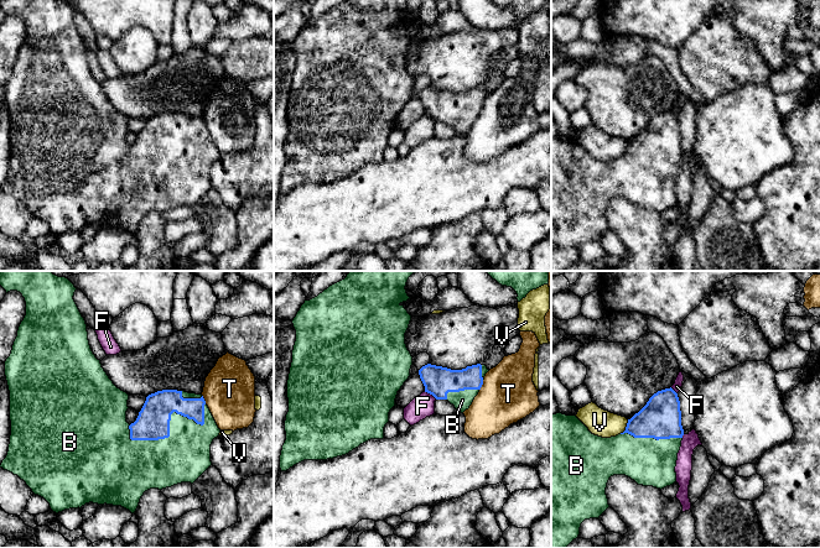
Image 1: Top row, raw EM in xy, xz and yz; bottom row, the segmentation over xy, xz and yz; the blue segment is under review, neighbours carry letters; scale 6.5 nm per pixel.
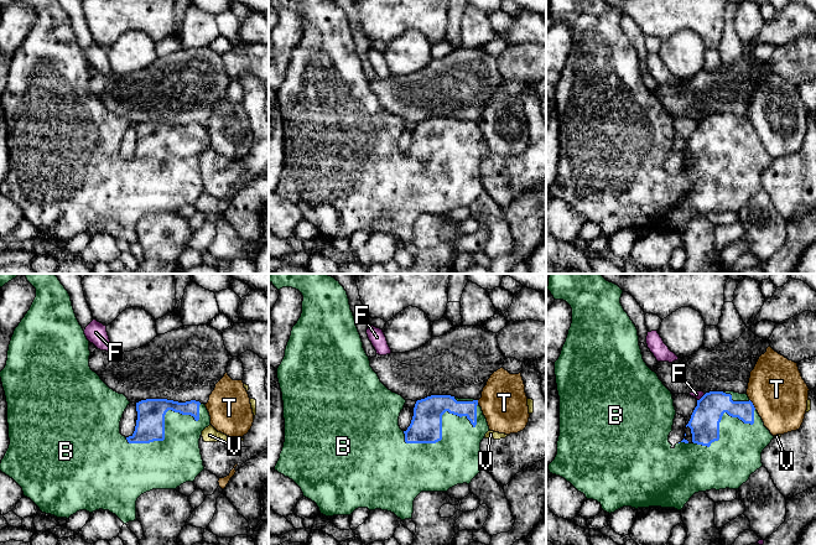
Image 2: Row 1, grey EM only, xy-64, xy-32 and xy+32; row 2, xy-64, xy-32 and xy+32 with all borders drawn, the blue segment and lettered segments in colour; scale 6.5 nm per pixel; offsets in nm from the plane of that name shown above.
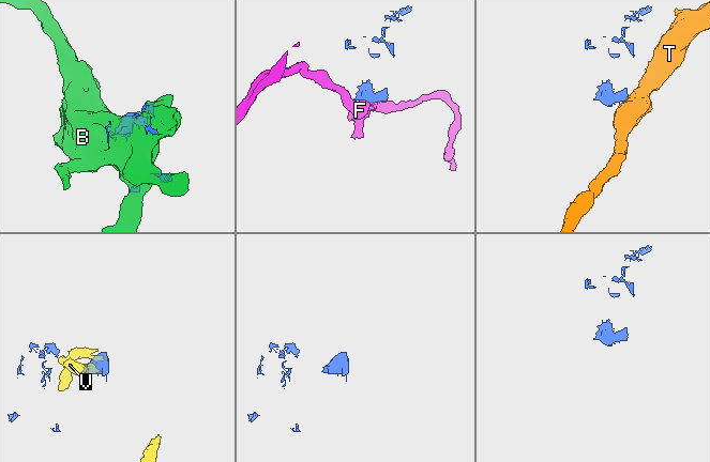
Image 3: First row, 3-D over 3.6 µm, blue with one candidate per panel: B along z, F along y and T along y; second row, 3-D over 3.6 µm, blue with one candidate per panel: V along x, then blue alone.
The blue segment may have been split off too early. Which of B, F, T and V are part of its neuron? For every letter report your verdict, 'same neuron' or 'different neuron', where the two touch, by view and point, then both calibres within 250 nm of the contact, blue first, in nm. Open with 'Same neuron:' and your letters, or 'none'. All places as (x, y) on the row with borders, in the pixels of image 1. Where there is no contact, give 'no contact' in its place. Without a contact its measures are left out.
Same neuron: B
B: same neuron | xy (170, 419) | 220/320 nm
F: different neuron | xz (430, 393) | 190/150 nm
T: different neuron | xz (482, 384) | 170/360 nm
V: different neuron | yz (626, 427) | 280/170 nm

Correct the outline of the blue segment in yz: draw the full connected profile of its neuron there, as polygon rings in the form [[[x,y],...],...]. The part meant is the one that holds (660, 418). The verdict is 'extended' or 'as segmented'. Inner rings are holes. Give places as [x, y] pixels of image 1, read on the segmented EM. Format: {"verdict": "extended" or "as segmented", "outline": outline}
{"verdict": "extended", "outline": [[[670,387],[654,393],[647,405],[628,419],[626,430],[616,437],[602,438],[592,434],[576,417],[551,414],[551,548],[566,548],[580,534],[585,520],[600,518],[609,507],[607,482],[613,475],[626,475],[638,485],[664,489],[676,481],[676,460],[684,429],[678,393]]]}

